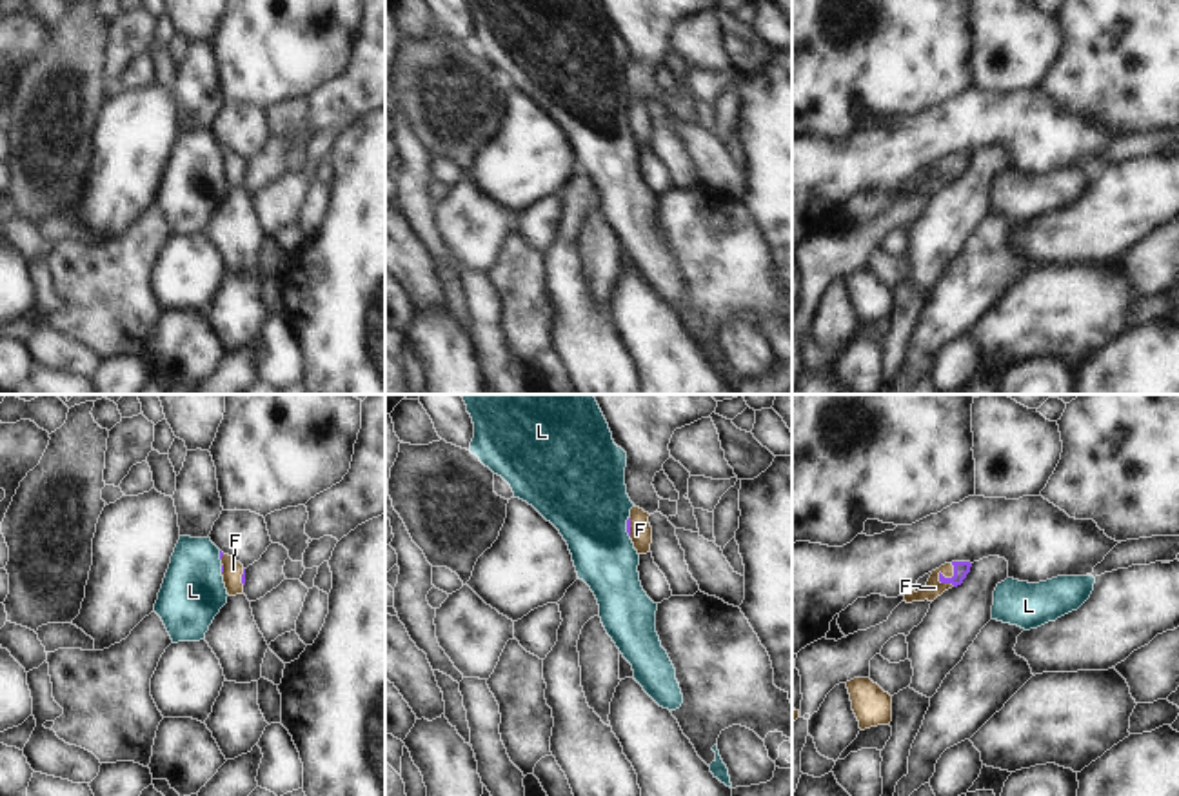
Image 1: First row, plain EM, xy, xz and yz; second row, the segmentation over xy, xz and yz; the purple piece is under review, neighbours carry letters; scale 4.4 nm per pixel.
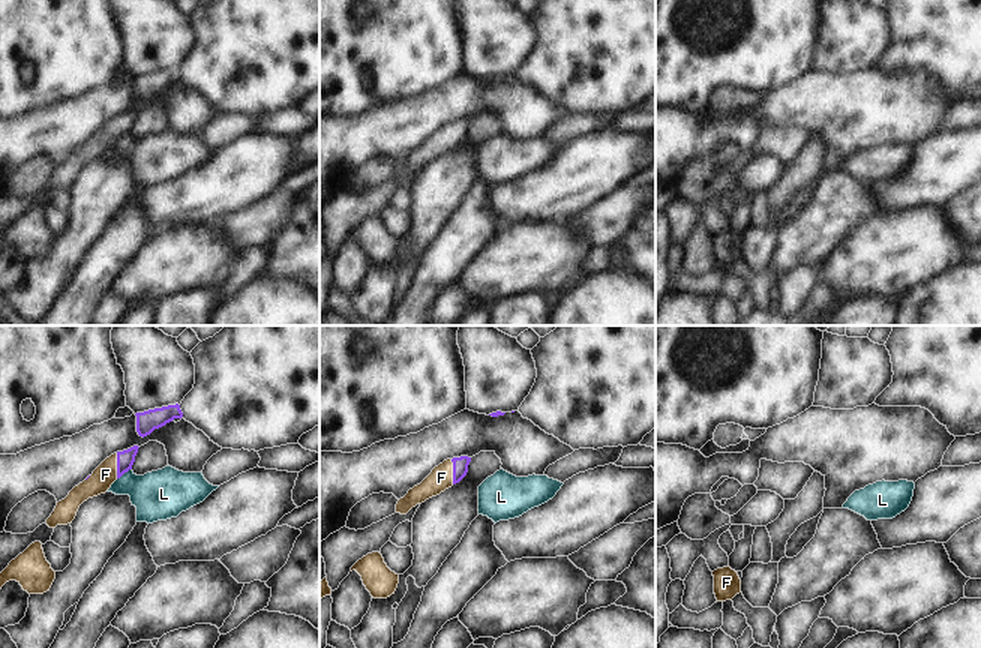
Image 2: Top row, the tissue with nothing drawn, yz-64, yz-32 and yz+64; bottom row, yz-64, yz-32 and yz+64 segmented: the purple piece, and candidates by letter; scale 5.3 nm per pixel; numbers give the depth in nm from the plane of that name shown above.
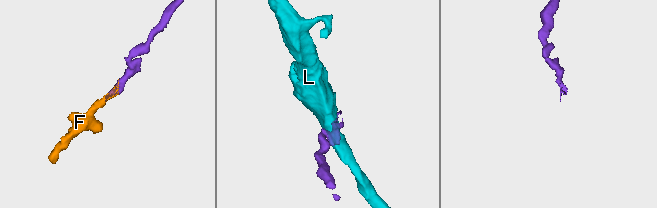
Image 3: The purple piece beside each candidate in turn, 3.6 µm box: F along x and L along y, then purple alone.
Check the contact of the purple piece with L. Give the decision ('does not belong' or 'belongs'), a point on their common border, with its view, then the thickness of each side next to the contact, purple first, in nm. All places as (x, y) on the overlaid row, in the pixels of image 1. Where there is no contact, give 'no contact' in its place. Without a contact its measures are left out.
does not belong; contact xz (627, 527); calibres 20 and 380 nm

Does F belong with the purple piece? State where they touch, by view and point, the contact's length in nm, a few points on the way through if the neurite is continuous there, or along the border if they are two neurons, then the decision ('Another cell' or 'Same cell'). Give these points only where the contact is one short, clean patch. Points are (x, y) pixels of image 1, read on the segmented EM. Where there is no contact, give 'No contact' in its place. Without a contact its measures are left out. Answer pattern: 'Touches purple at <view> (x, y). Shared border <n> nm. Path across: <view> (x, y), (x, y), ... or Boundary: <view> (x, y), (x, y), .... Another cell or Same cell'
Touches purple at yz (947, 578). Shared border 110 nm. Path across: yz (961, 569), (947, 578), (934, 587). Same cell

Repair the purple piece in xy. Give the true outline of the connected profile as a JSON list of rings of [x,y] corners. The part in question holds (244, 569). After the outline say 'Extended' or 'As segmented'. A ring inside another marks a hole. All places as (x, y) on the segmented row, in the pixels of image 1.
[[[220,551],[222,576],[229,596],[243,594],[245,569],[233,556]]]. Extended

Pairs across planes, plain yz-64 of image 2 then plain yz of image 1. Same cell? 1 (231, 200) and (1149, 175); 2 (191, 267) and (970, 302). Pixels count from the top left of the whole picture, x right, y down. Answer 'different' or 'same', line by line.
1: same
2: different

